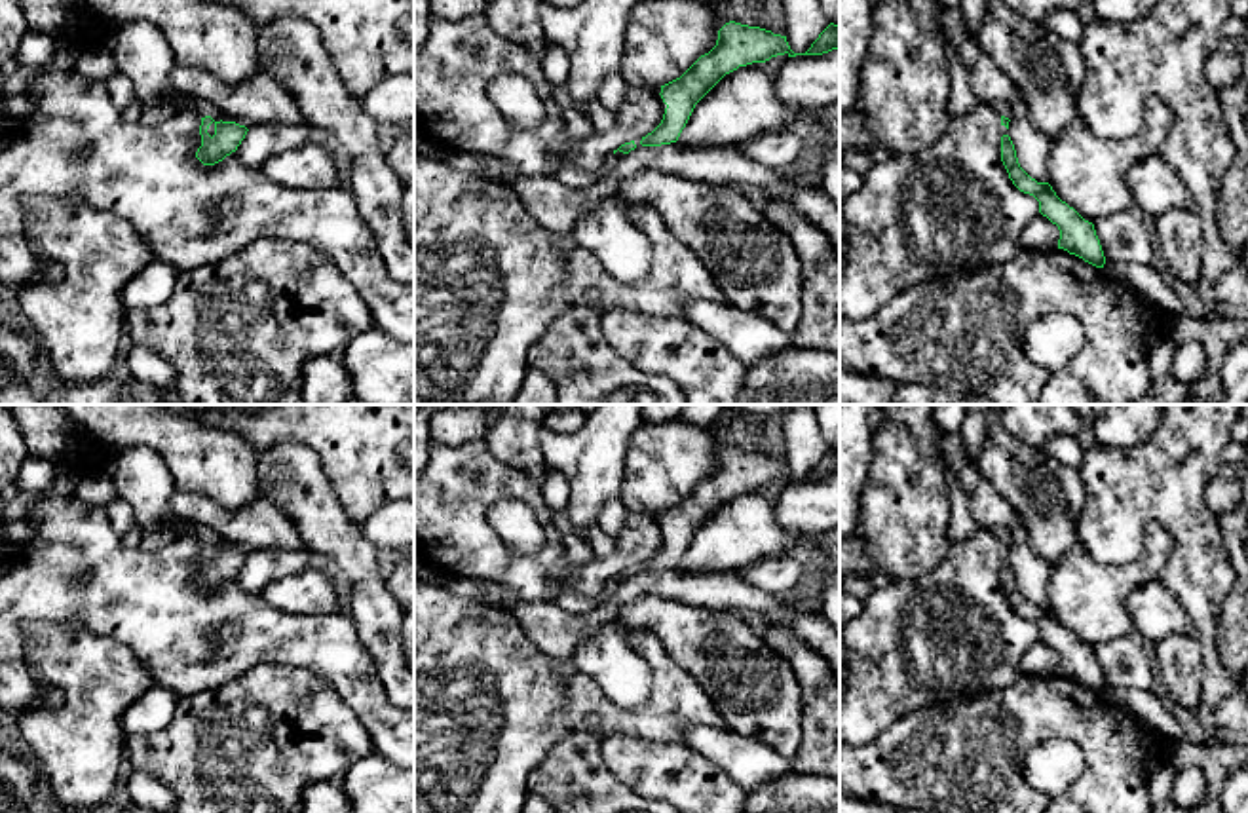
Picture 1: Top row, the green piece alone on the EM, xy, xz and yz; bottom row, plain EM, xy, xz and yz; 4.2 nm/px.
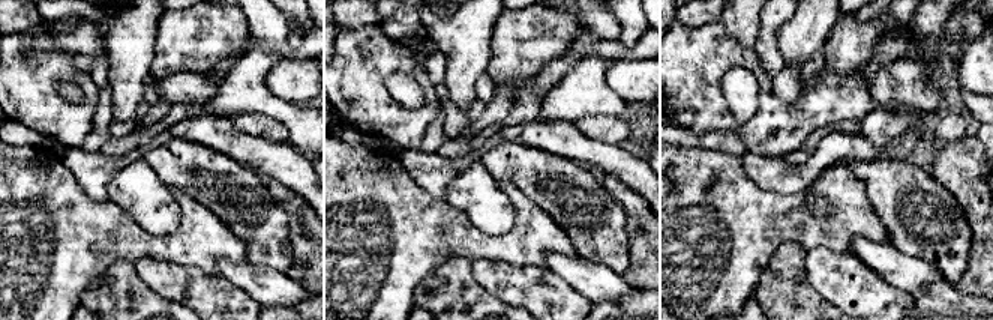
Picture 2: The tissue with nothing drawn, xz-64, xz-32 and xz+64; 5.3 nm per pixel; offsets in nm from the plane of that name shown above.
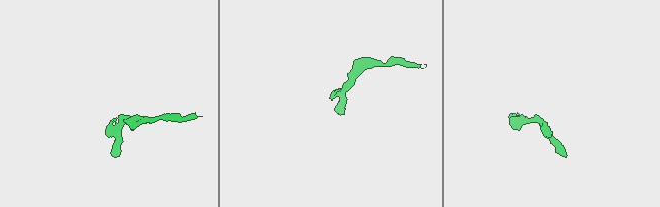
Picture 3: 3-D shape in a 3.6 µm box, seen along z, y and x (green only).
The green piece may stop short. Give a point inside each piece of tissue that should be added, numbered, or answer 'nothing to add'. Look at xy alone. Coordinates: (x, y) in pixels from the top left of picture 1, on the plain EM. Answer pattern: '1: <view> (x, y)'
1: xy (177, 527)

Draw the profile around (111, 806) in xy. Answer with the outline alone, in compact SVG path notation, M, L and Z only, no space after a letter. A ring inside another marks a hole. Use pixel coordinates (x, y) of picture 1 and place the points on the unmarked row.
M114 800L106 802L104 805L99 807L89 807L89 809L80 809L80 811L59 811L59 813L156 813L150 809L142 809L131 802L127 804L118 804Z

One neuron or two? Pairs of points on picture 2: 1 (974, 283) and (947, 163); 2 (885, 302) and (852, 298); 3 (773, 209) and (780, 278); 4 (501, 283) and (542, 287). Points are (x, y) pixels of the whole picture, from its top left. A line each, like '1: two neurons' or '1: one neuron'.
1: one neuron
2: one neuron
3: two neurons
4: one neuron

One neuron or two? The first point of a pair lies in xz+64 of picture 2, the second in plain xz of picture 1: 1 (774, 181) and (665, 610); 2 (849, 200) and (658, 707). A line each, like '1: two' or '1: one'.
1: two
2: one

